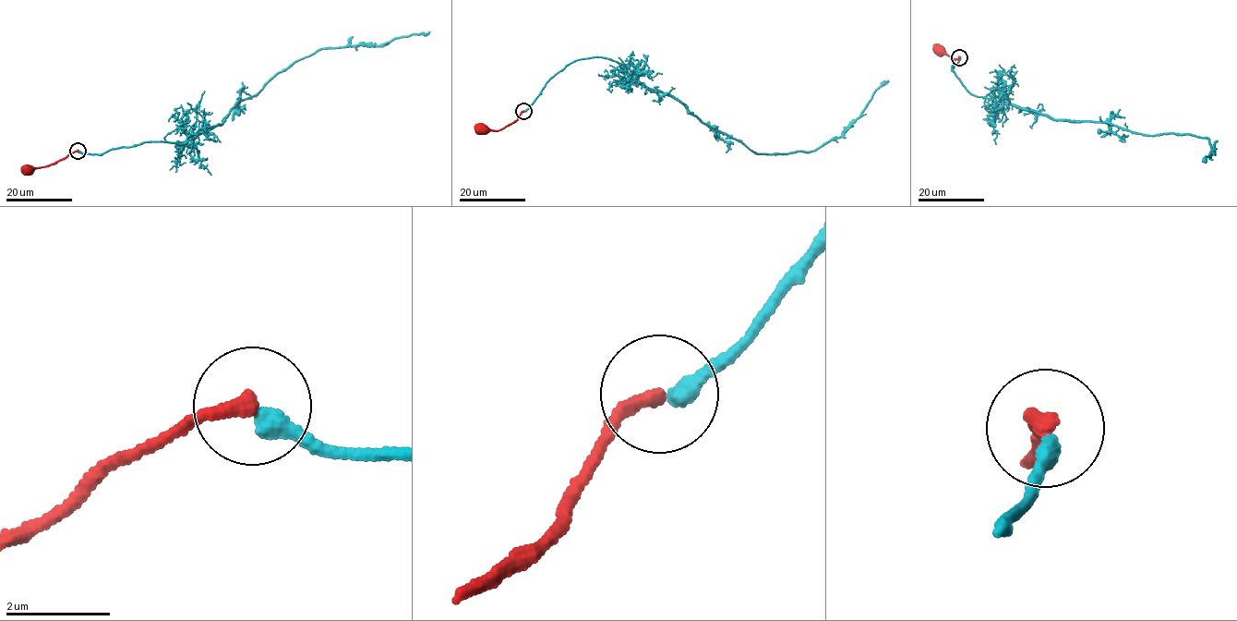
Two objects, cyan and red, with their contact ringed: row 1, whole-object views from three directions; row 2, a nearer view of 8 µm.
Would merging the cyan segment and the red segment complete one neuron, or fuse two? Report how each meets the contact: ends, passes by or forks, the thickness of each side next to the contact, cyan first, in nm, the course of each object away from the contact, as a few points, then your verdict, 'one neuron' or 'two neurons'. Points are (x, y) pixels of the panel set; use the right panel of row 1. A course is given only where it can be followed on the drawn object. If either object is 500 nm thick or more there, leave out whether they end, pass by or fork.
cyan ends | red ends | 360/300 nm | cyan via (959, 58), (952, 70), (974, 95), (1056, 119), (1100, 122), (1154, 136), (1206, 137), (1215, 150), (1206, 160) | red via (959, 57), (953, 58), (939, 49) | two neurons

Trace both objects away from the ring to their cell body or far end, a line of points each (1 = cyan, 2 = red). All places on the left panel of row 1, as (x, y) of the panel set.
1: (78, 151), (99, 154), (162, 140), (184, 144), (222, 124), (236, 103), (318, 50), (378, 46), (429, 31)
2: (78, 151), (46, 166), (26, 168)

